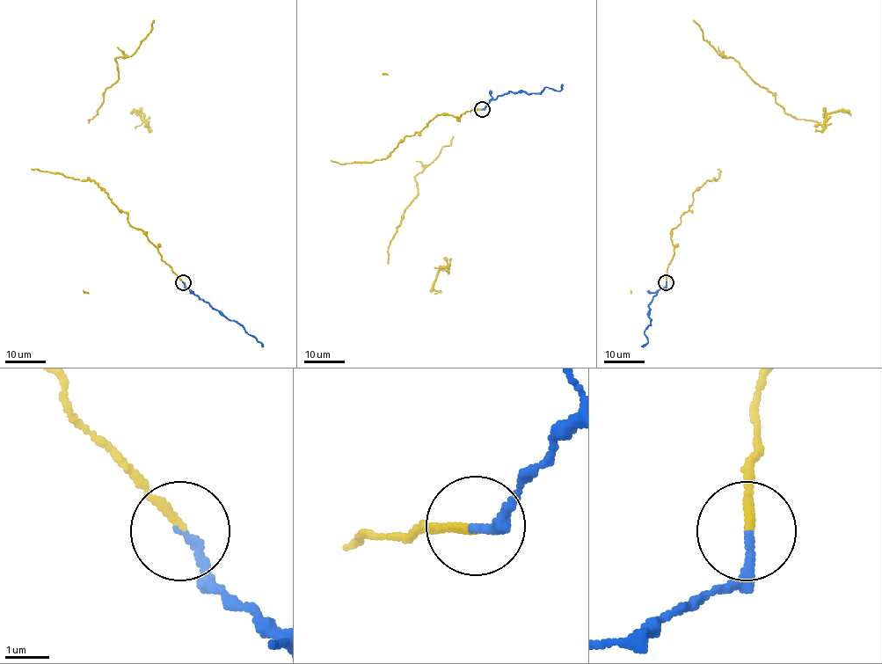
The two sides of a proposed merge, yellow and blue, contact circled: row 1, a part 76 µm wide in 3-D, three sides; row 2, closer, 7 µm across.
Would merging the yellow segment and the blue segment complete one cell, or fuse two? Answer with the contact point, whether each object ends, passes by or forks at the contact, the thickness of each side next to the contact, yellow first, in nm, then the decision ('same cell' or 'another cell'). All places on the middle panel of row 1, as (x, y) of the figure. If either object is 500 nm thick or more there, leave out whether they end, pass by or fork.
place (482, 109); yellow ends; blue ends; calibres 190 and 190 nm; same cell

